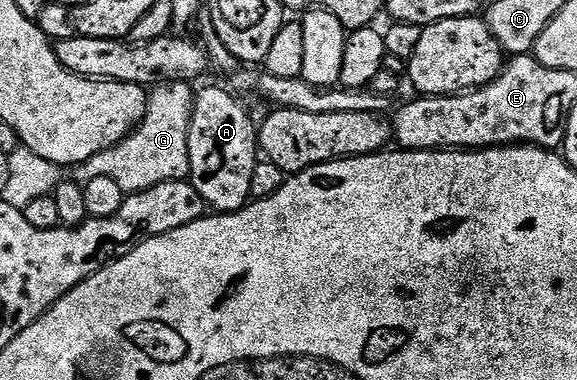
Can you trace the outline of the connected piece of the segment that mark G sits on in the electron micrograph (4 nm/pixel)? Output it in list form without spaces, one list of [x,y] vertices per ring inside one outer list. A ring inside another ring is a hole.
[[[163,82],[150,91],[147,111],[142,122],[113,148],[90,158],[78,167],[77,174],[83,182],[93,176],[109,176],[123,189],[124,195],[148,190],[158,182],[182,182],[190,179],[189,124],[191,108],[195,105],[192,83]]]

